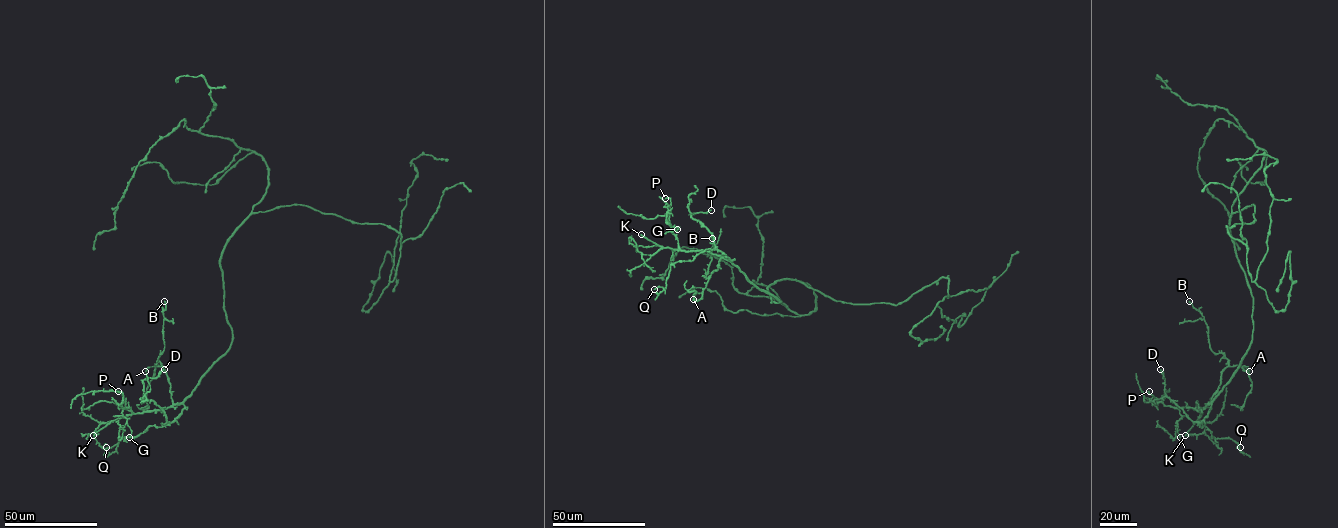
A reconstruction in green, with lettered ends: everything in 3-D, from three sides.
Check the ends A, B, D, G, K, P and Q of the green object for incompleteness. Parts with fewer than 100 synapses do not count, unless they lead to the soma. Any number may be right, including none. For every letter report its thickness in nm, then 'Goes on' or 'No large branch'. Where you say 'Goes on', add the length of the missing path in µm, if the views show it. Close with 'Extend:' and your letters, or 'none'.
A: Thickness 260 nm. No large branch
B: Thickness 180 nm. No large branch
D: Thickness 140 nm. No large branch
G: Thickness 110 nm. No large branch
K: Thickness 220 nm. Goes on. Missing length about 130 µm
P: Thickness 150 nm. No large branch
Q: Thickness 160 nm. No large branch
Extend: K

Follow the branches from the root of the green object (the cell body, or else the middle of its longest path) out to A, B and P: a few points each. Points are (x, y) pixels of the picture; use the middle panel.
A: (815, 290), (795, 280), (782, 279), (767, 288), (772, 302), (780, 301), (721, 258), (702, 292), (693, 299)
B: (815, 290), (795, 280), (782, 279), (767, 288), (772, 302), (780, 301), (723, 258), (706, 278), (712, 238)
P: (815, 290), (782, 279), (767, 288), (772, 302), (780, 301), (730, 261), (682, 250), (665, 198)

